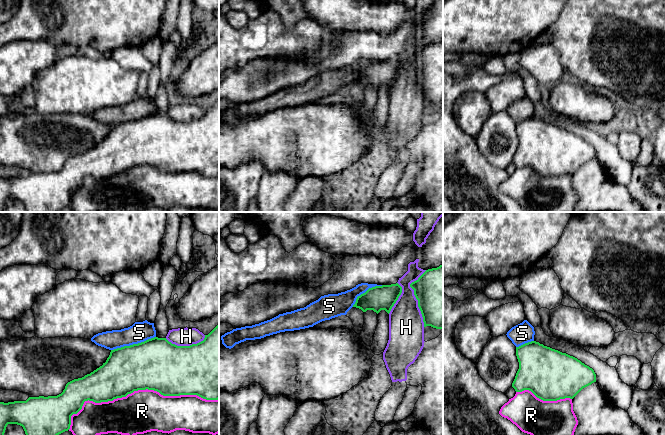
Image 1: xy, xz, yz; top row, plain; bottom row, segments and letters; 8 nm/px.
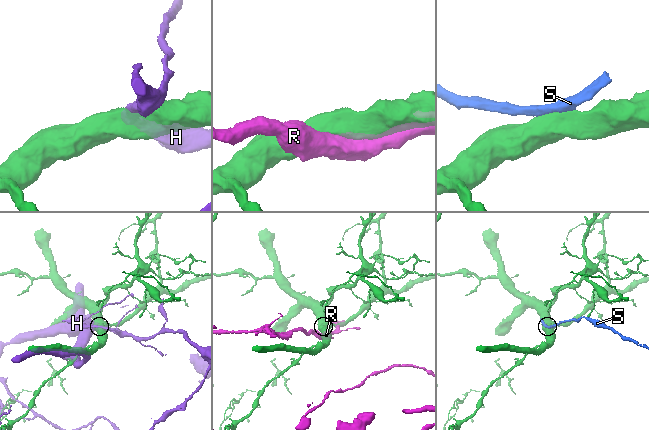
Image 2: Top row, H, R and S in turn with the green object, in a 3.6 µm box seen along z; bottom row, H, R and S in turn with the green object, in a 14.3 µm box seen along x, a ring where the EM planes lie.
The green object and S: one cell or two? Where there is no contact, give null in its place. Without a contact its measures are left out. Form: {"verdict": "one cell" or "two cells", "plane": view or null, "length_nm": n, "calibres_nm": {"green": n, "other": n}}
{"verdict": "two cells", "plane": "xy", "length_nm": 380, "calibres_nm": {"green": 420, "other": 160}}

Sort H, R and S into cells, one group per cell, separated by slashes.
H / R / S

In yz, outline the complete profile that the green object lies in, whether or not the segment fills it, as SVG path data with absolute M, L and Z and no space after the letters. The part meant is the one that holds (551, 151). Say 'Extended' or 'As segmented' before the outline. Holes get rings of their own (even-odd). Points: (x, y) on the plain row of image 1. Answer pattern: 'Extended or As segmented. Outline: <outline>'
As segmented. Outline: M536 117L516 123L516 132L519 145L512 163L516 168L529 166L543 177L573 175L583 164L596 158L596 150L592 144L573 132L544 122Z

